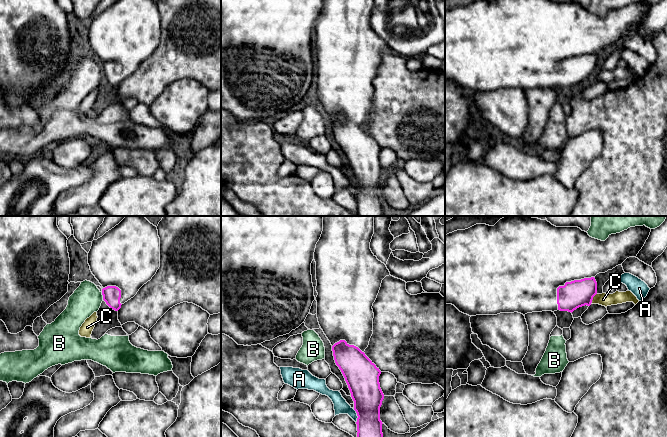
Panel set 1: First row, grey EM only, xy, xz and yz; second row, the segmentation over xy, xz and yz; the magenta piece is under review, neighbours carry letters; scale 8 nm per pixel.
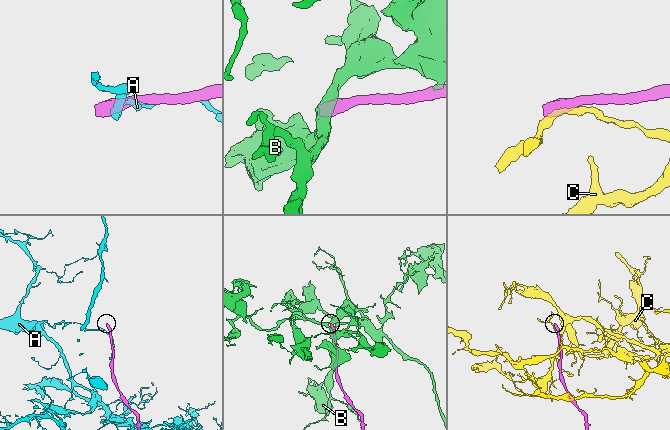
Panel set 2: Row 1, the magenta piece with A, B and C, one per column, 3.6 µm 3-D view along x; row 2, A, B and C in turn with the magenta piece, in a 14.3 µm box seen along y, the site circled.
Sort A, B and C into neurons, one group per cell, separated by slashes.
A / B / C

